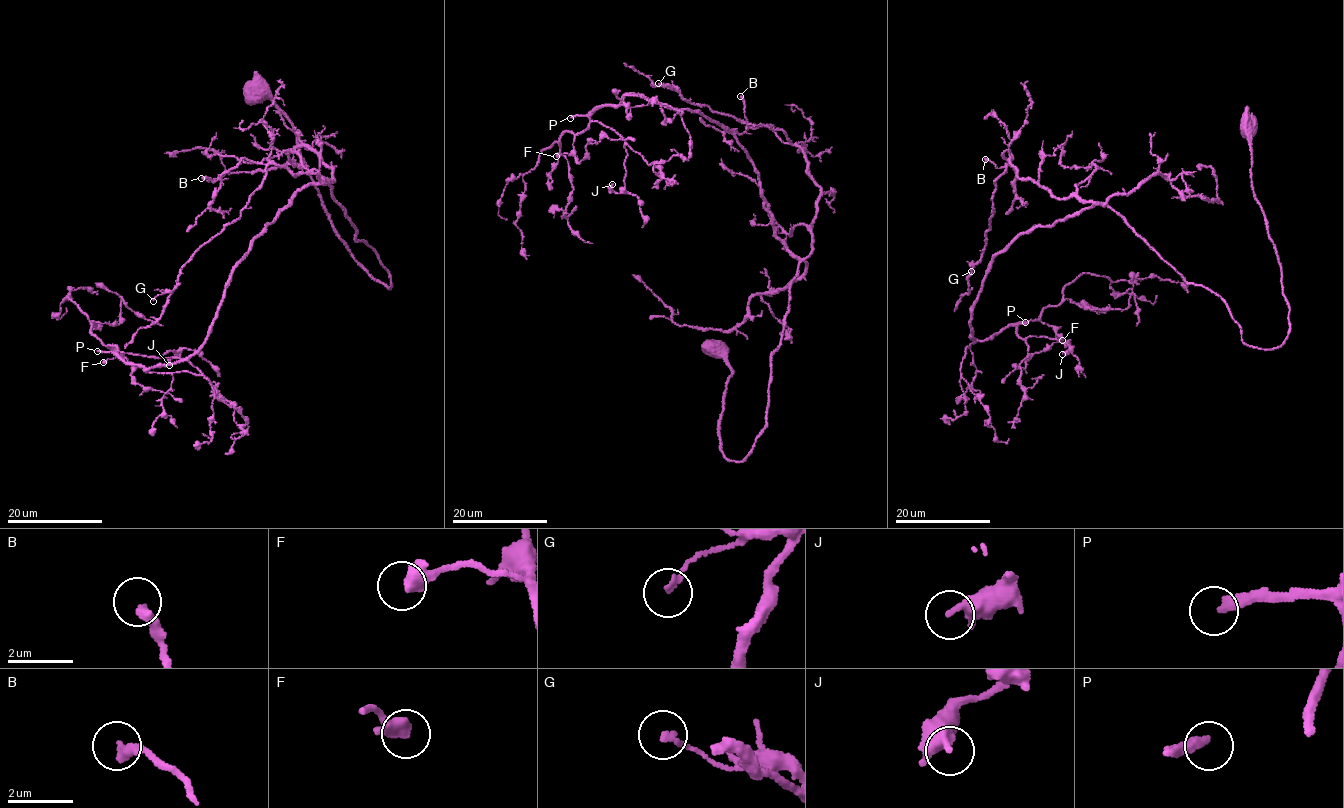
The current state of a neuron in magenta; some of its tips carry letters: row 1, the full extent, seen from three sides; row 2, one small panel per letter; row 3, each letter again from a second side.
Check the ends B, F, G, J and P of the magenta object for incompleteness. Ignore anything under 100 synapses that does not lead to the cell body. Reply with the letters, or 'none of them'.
P

